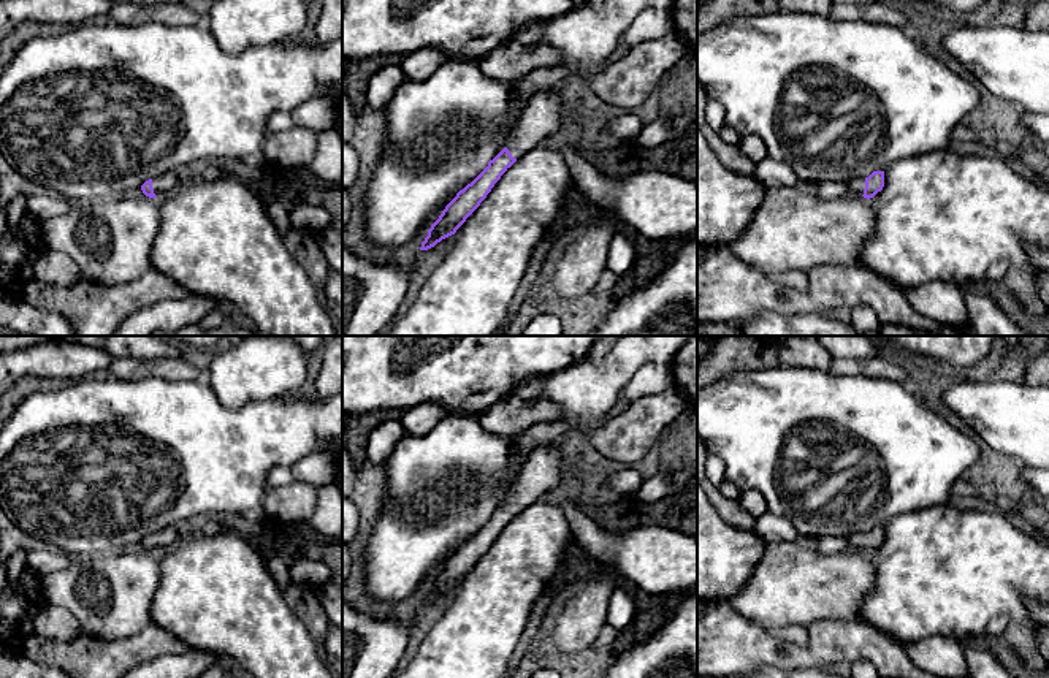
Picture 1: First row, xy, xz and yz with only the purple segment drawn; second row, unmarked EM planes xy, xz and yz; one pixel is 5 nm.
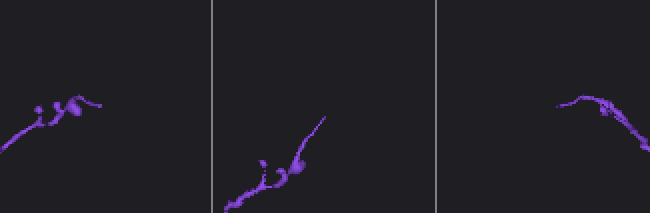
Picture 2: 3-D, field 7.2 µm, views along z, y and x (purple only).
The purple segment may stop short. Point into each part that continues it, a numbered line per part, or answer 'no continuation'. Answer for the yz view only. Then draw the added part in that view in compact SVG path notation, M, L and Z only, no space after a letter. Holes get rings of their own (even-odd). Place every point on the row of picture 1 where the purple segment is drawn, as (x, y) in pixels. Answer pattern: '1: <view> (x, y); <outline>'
1: yz (856, 186); M857 177L849 181L848 189L849 189L849 193L862 196L865 189L865 177Z

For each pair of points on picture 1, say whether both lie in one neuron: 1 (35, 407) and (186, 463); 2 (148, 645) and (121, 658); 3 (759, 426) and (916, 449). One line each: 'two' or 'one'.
1: one
2: one
3: one

